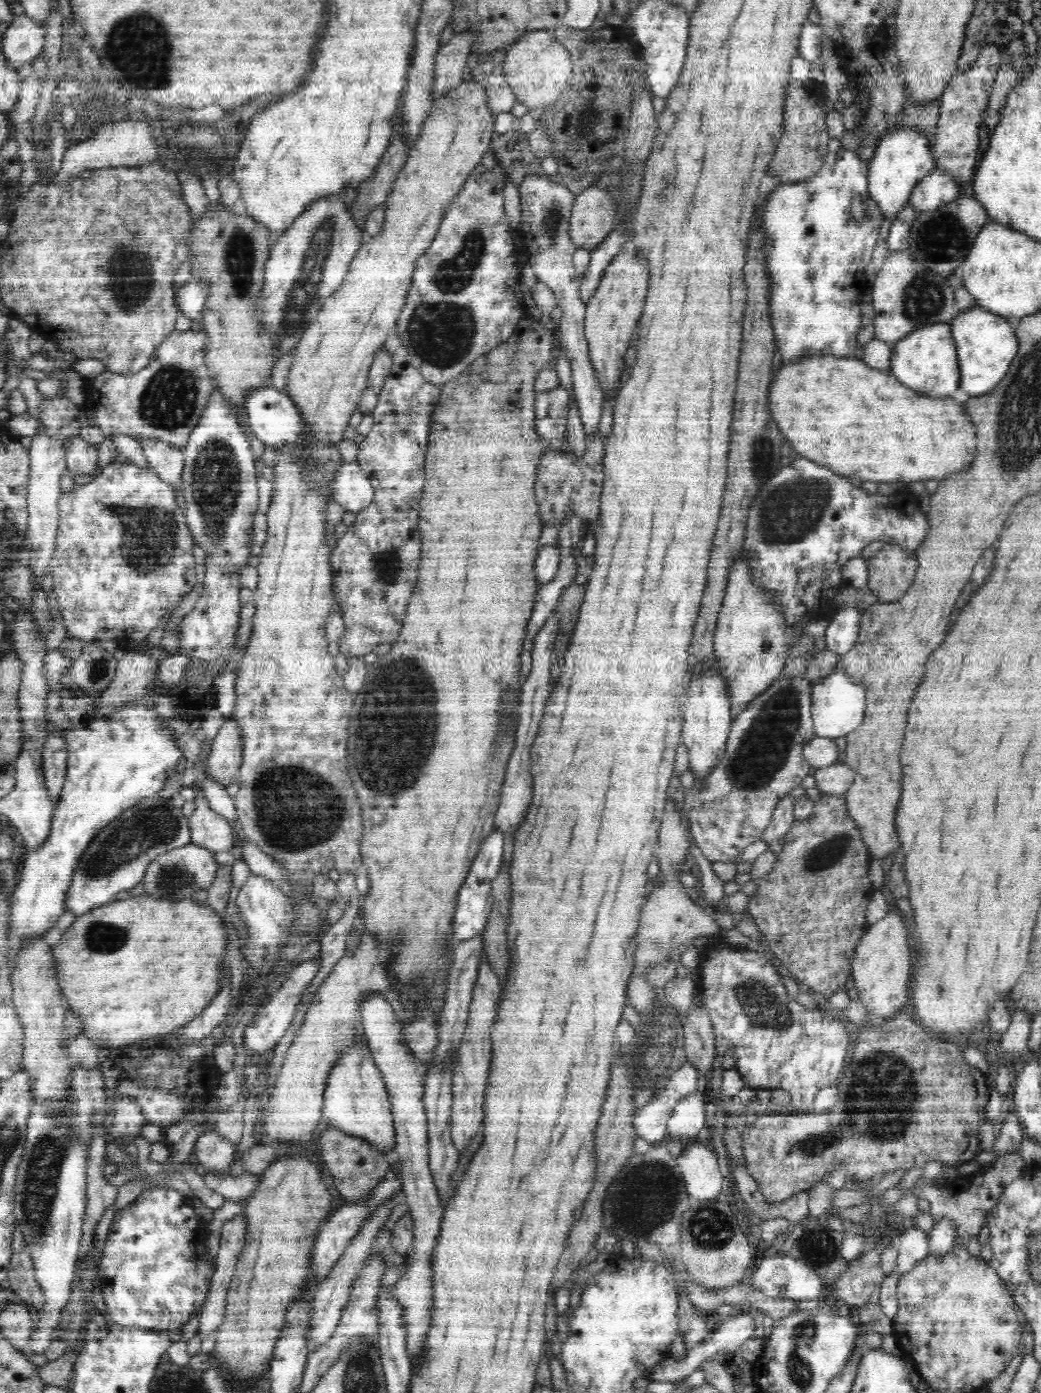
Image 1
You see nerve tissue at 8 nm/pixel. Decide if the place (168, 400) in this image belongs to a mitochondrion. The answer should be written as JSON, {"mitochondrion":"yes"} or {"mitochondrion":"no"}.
{"mitochondrion":"yes"}

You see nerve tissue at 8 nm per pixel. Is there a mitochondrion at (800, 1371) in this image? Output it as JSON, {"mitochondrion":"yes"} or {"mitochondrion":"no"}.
{"mitochondrion":"yes"}

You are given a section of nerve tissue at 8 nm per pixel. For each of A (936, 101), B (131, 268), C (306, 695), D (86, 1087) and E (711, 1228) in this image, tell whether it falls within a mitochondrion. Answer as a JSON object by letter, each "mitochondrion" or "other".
{"A":"other","B":"mitochondrion","C":"other","D":"mitochondrion","E":"mitochondrion"}

